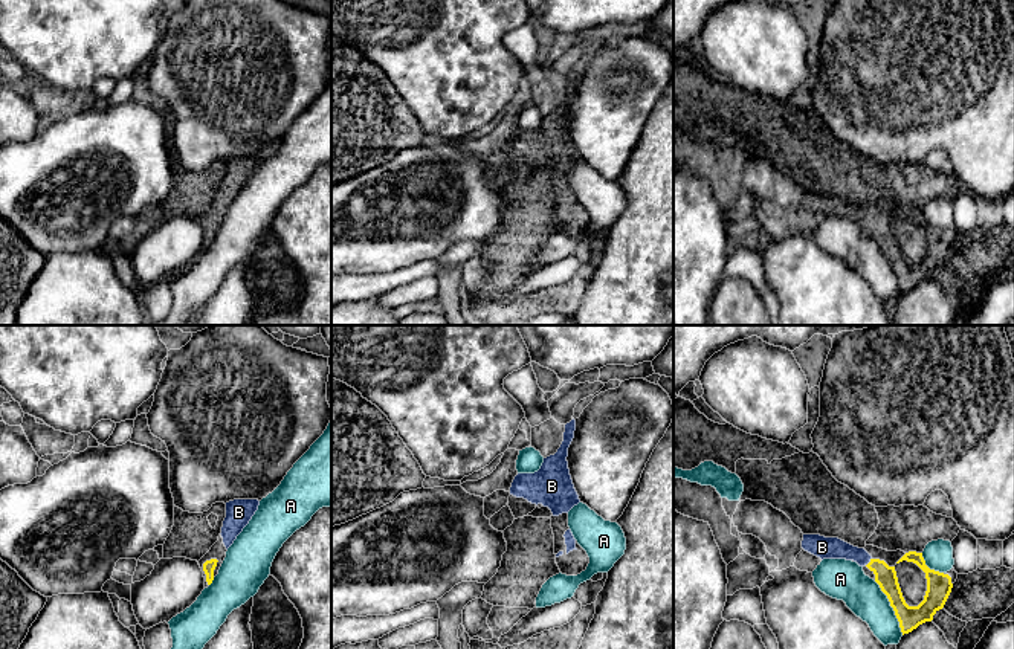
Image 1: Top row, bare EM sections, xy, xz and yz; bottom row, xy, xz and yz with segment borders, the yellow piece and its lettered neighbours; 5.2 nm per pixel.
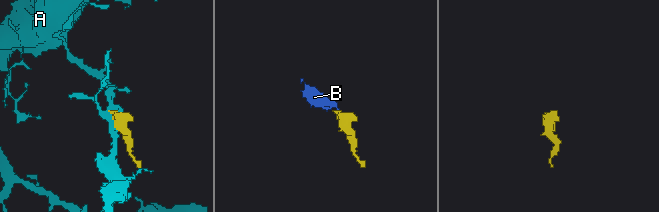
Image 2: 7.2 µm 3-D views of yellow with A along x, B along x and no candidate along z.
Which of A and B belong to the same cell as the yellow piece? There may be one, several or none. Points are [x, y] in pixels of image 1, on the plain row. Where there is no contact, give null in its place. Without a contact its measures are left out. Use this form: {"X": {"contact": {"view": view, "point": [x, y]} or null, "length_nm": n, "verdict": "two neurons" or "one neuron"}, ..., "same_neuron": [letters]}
{"A": {"contact": {"view": "yz", "point": [892, 264]}, "length_nm": 320, "verdict": "two neurons"}, "B": {"contact": {"view": "yz", "point": [869, 220]}, "length_nm": 50, "verdict": "one neuron"}, "same_neuron": ["B"]}

